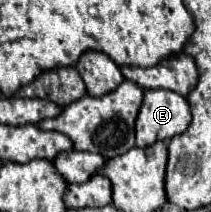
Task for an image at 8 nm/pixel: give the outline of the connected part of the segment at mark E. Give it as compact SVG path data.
M144 92L144 104L136 120L136 146L148 148L158 140L182 134L192 122L190 104L176 92Z

